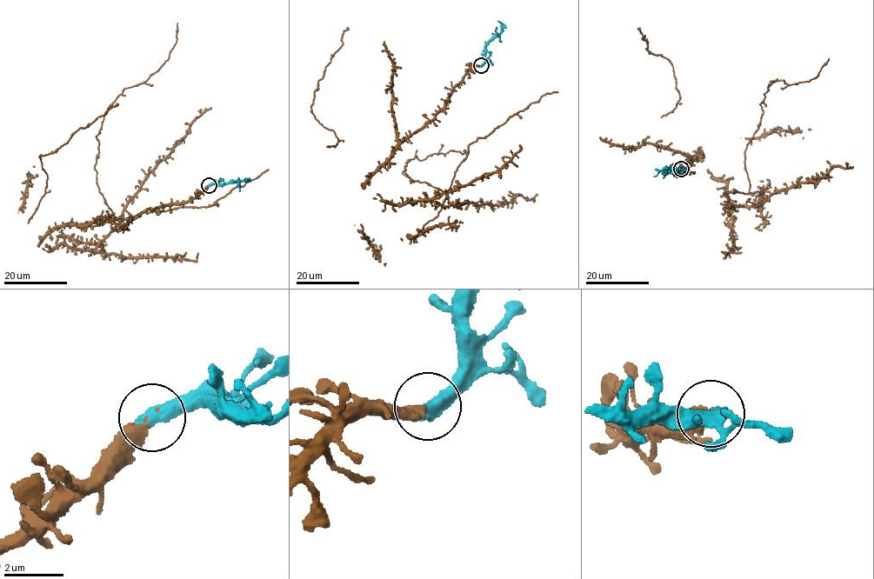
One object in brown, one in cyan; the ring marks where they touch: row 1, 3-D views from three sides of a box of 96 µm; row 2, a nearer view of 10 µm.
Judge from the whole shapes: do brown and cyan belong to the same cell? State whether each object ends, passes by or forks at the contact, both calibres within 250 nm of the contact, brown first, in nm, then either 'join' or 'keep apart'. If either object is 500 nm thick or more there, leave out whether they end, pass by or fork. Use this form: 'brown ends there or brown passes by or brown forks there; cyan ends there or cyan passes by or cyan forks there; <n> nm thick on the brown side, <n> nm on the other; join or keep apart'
320 nm thick on the brown side, 500 nm on the other; join

